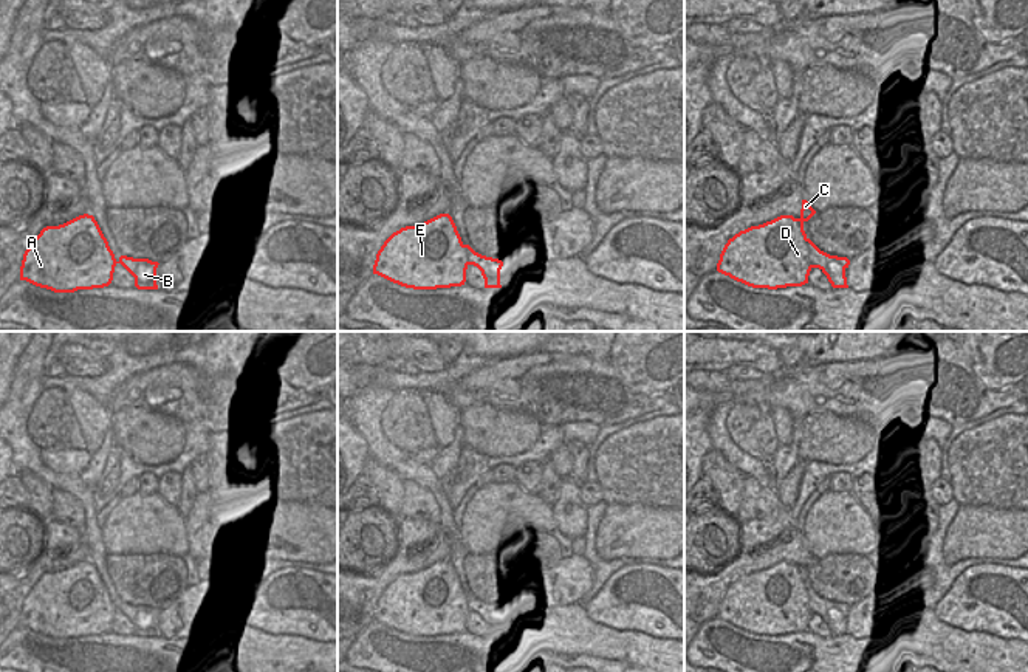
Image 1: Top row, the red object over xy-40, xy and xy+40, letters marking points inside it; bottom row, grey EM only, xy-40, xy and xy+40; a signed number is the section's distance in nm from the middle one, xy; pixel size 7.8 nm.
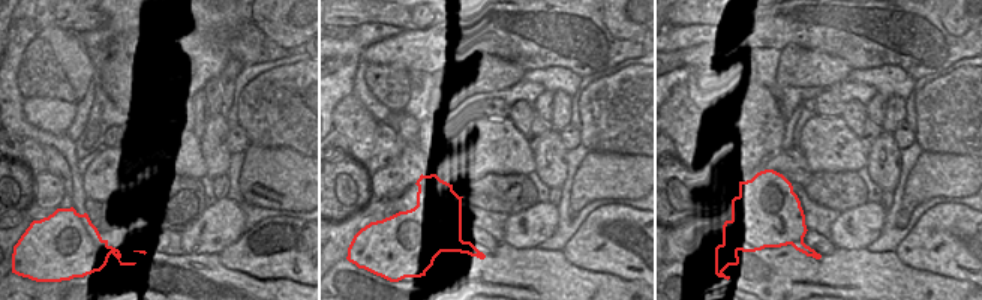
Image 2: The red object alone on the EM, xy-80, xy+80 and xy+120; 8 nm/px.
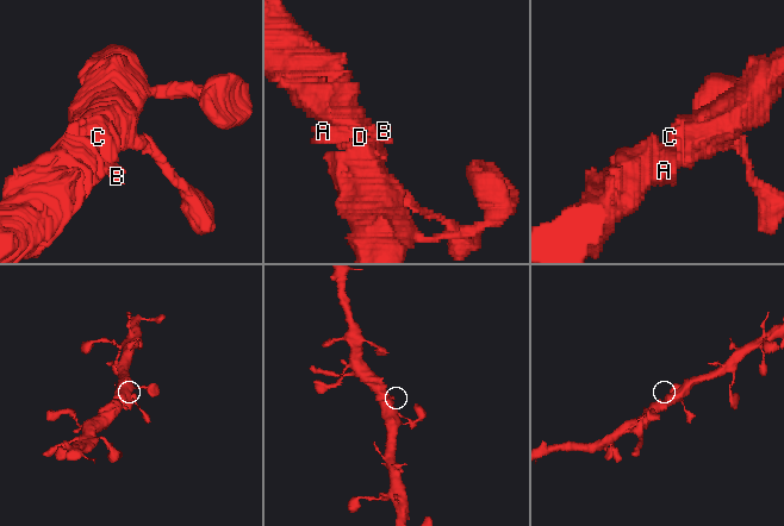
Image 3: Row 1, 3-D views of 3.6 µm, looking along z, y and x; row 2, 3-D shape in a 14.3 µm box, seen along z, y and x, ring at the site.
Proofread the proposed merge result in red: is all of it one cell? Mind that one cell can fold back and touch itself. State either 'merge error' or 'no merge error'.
no merge error

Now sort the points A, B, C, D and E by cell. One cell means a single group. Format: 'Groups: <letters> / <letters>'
Groups: A B C D E

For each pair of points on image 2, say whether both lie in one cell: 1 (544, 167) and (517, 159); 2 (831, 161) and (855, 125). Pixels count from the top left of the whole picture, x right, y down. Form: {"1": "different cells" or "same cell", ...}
{"1": "different cells", "2": "different cells"}

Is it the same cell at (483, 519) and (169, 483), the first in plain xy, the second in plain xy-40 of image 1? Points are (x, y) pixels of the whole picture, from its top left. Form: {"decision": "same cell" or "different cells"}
{"decision": "different cells"}

